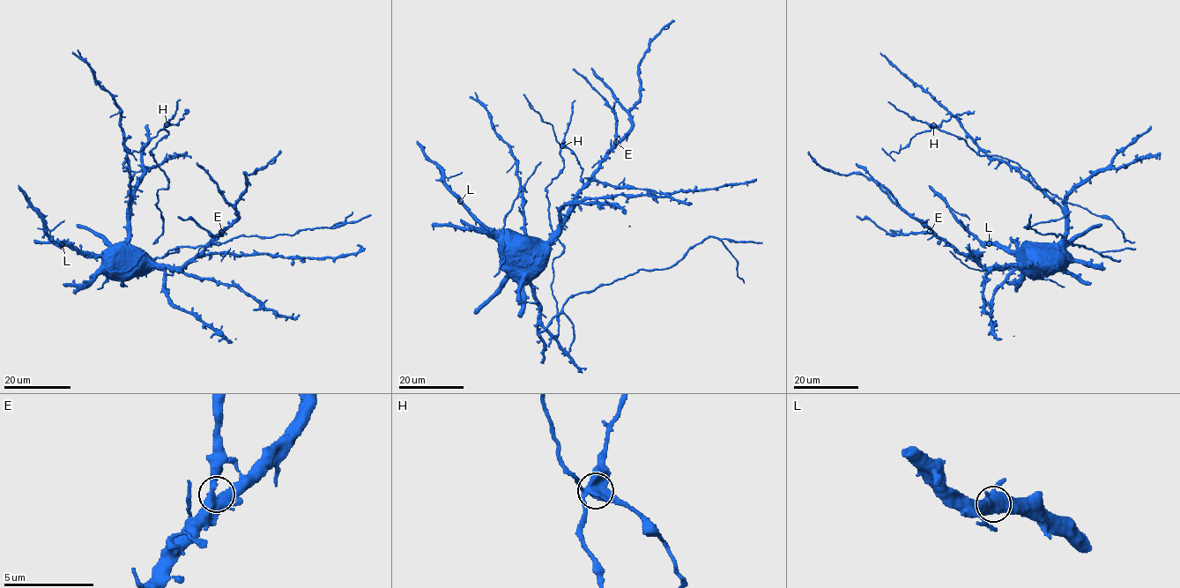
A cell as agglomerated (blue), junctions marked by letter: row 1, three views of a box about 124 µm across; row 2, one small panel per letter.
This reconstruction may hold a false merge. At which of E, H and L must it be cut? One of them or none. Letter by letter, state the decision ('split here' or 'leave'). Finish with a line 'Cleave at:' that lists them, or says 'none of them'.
E: leave
H: split here
L: leave
Cleave at: H

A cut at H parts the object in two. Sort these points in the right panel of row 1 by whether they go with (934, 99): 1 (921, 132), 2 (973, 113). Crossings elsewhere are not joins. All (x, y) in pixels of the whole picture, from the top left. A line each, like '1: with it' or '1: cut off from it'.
1: cut off from it
2: cut off from it

